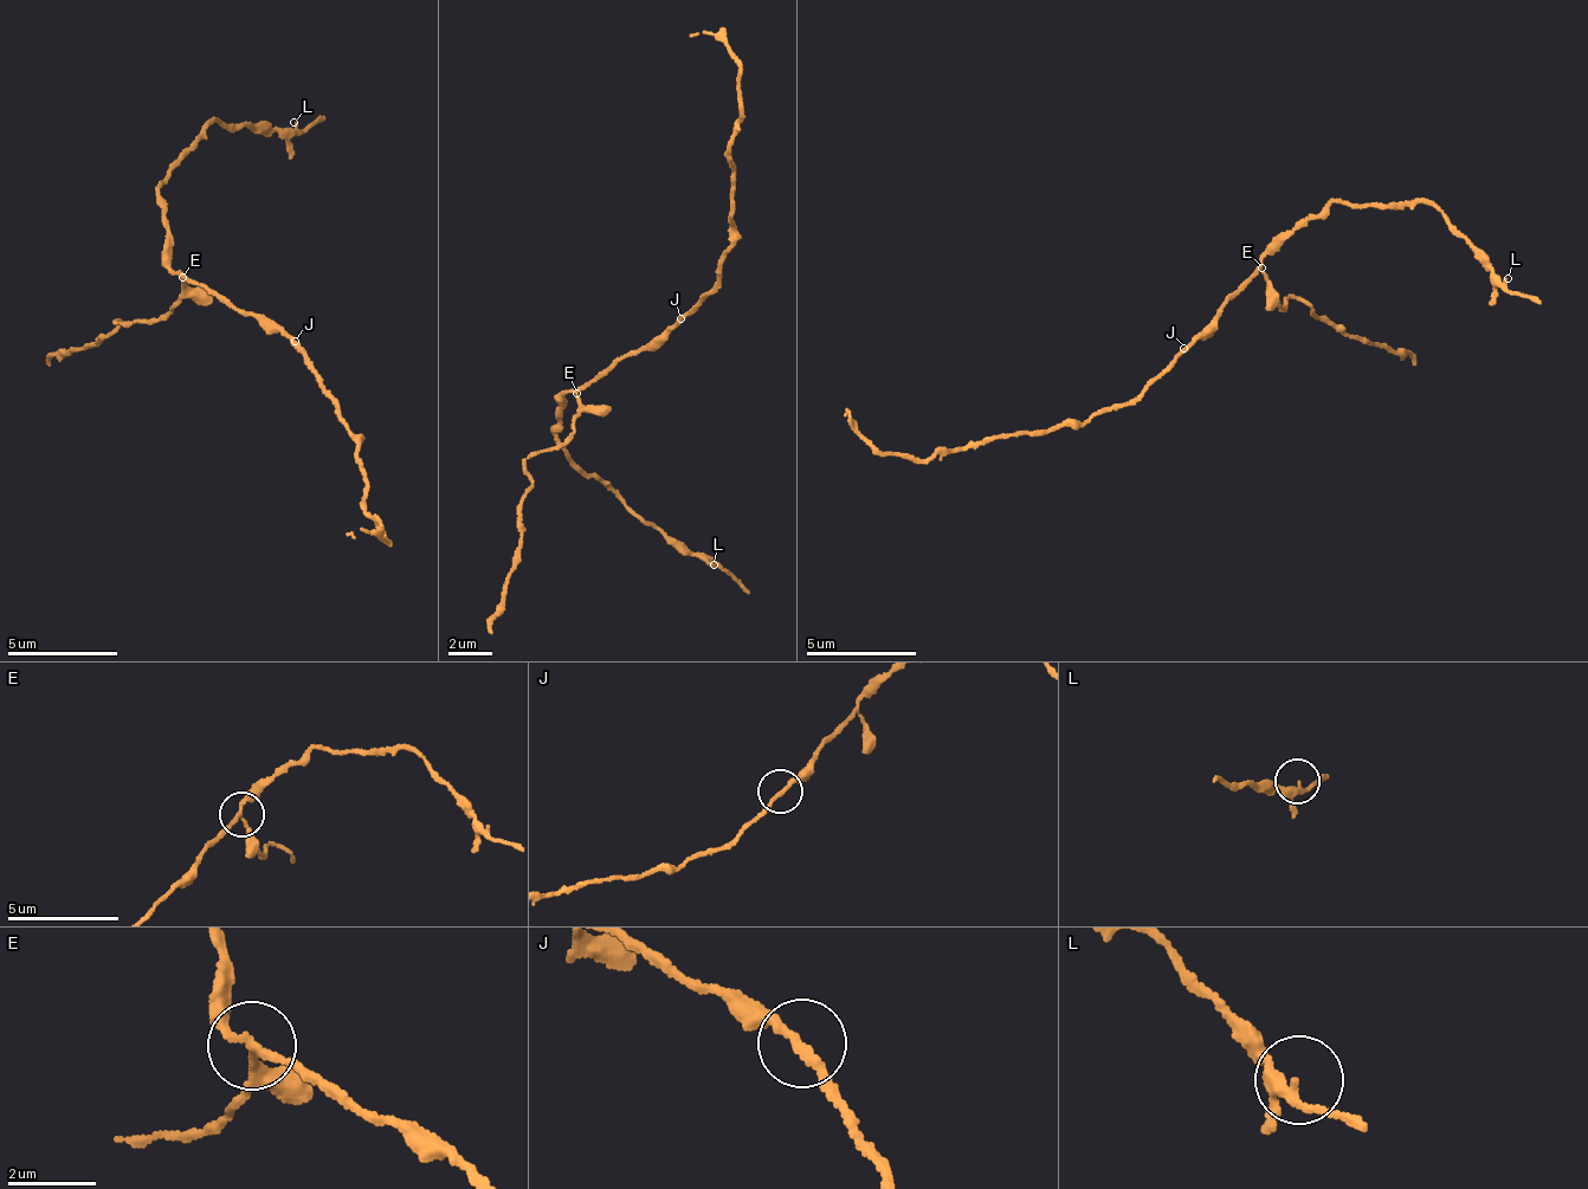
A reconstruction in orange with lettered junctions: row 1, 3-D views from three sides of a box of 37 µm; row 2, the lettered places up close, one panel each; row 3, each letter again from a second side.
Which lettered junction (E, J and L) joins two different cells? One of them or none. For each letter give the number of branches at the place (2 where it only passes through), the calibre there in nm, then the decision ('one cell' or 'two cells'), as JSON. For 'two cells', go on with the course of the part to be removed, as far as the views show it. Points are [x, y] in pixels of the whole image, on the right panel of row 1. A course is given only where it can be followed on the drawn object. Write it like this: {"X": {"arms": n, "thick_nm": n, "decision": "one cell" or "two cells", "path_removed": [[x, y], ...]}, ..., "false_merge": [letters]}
{"E": {"arms": 3, "thick_nm": 160, "decision": "two cells", "path_removed": [[1263, 266], [1267, 298], [1286, 307], [1293, 299], [1351, 335], [1387, 342], [1418, 367]]}, "J": {"arms": 2, "thick_nm": 190, "decision": "one cell"}, "L": {"arms": 3, "thick_nm": 180, "decision": "one cell"}, "false_merge": ["E"]}

